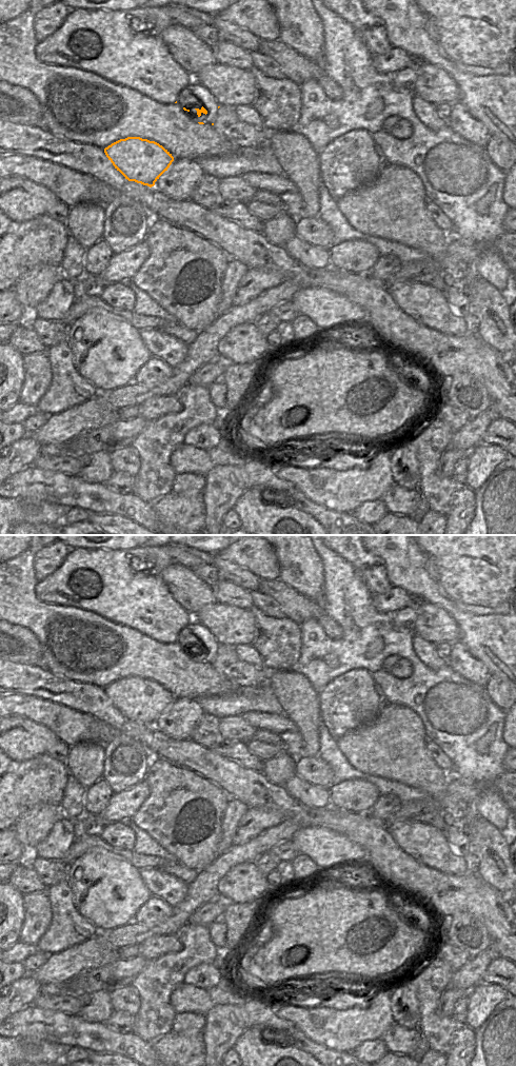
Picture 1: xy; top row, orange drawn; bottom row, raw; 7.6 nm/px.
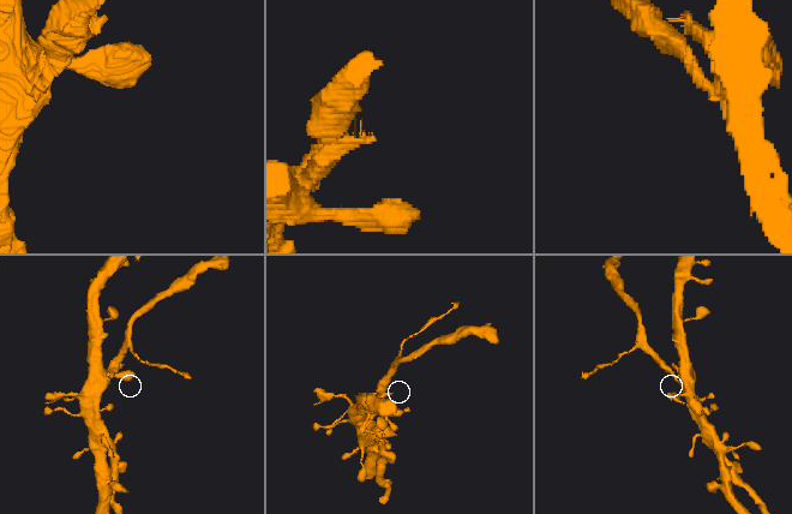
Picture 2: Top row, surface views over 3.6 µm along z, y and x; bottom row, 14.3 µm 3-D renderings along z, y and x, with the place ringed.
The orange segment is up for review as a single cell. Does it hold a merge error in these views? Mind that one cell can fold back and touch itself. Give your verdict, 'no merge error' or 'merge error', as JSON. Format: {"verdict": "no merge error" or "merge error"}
{"verdict": "merge error"}

